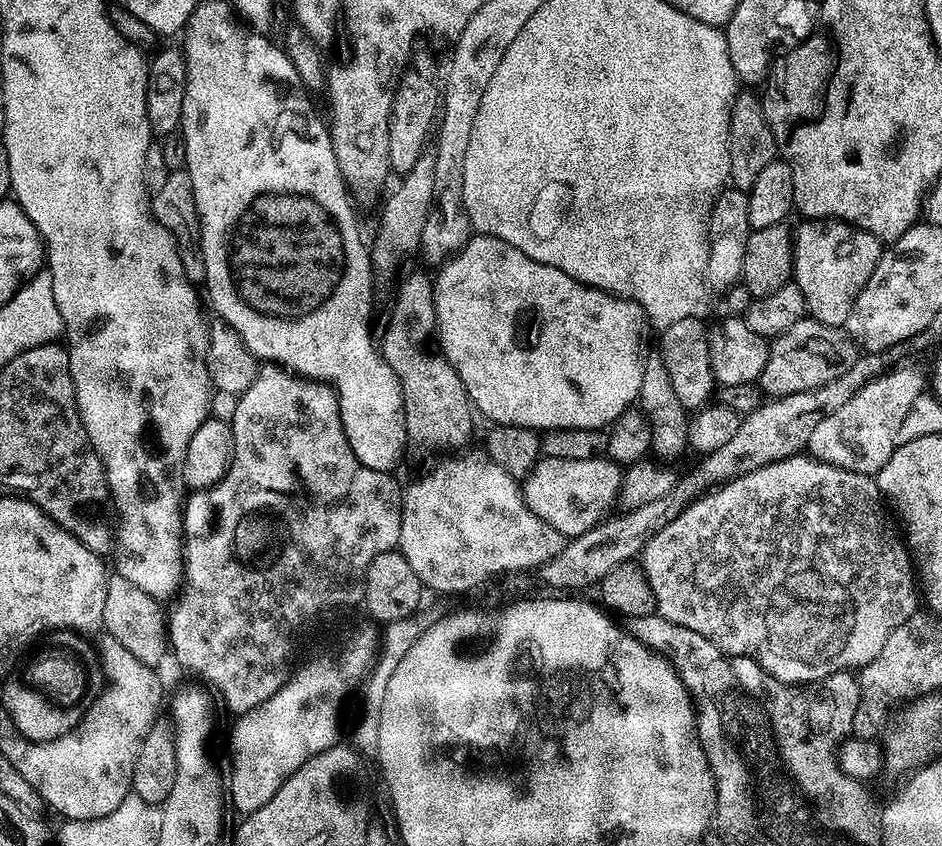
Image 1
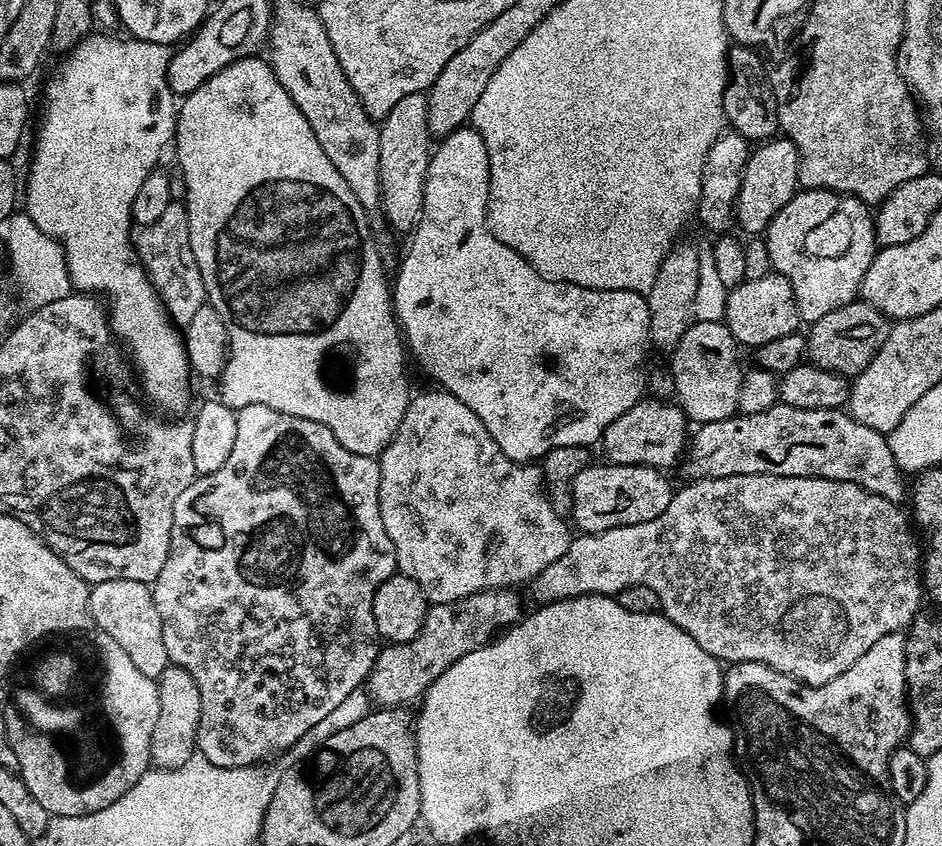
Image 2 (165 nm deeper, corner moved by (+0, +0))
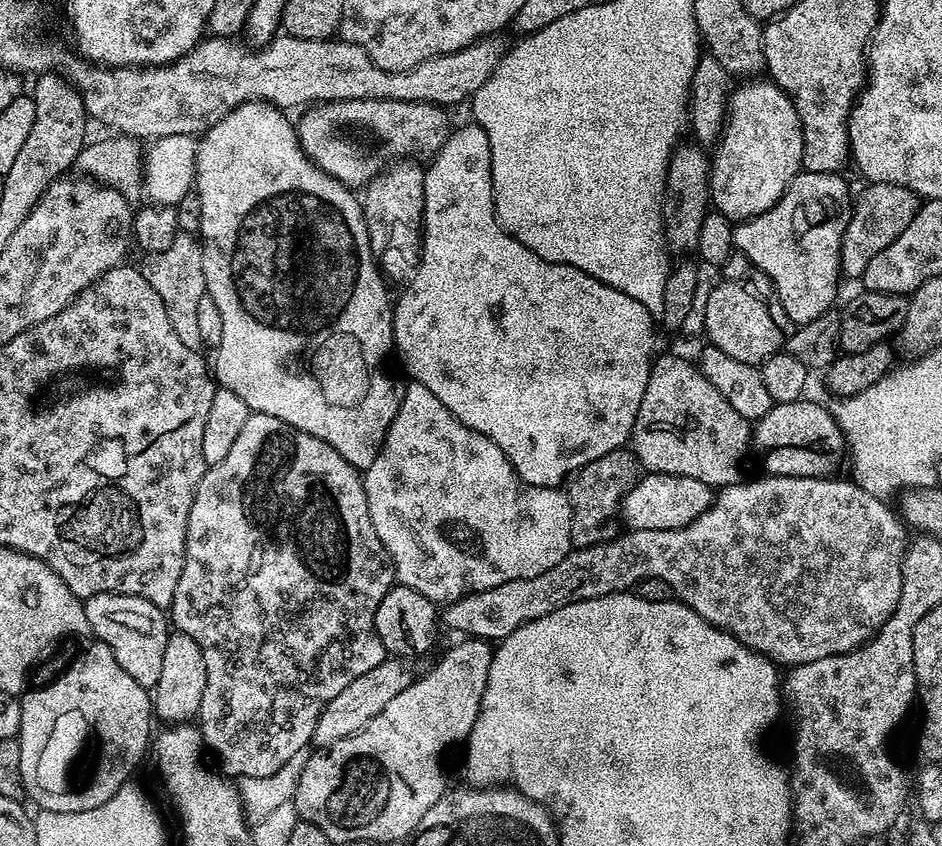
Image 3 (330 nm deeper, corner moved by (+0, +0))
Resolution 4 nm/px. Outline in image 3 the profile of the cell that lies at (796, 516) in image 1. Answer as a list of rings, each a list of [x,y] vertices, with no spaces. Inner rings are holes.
[[[761,475],[761,480],[745,479],[739,484],[731,484],[719,489],[715,493],[712,507],[707,508],[694,522],[690,522],[681,528],[674,530],[628,530],[625,536],[617,540],[601,539],[588,548],[576,548],[568,553],[558,566],[550,566],[546,574],[538,574],[534,578],[518,578],[514,582],[502,582],[502,586],[494,586],[490,590],[472,592],[447,605],[442,612],[442,624],[453,628],[456,632],[464,632],[465,637],[489,642],[505,640],[518,626],[526,622],[534,622],[534,618],[542,618],[542,614],[550,614],[550,610],[558,610],[562,606],[570,606],[574,602],[582,602],[590,598],[602,598],[606,594],[626,592],[635,589],[641,580],[646,578],[662,578],[662,582],[670,585],[673,597],[682,601],[690,610],[694,610],[703,620],[710,622],[715,628],[721,628],[728,632],[738,642],[742,642],[753,652],[775,662],[777,665],[795,666],[814,662],[818,658],[830,658],[843,652],[852,652],[860,645],[871,640],[876,631],[892,616],[892,611],[898,606],[898,598],[902,594],[902,564],[904,562],[904,550],[910,543],[906,525],[895,511],[887,508],[885,501],[879,496],[870,494],[852,483],[851,479],[844,478],[798,478],[797,476],[769,476]]]

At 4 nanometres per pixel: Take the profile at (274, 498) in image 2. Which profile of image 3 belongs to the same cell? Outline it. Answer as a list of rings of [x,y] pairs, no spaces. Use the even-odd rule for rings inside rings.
[[[253,412],[246,418],[233,448],[226,453],[220,464],[207,469],[202,482],[198,482],[194,502],[190,506],[190,518],[186,526],[186,554],[182,566],[182,578],[178,578],[178,590],[174,590],[174,602],[170,609],[170,620],[175,631],[190,634],[198,646],[202,646],[202,658],[206,658],[206,688],[202,693],[198,713],[198,727],[204,739],[205,749],[216,755],[219,771],[228,778],[261,778],[272,775],[286,766],[297,752],[312,744],[314,726],[322,710],[354,678],[362,678],[366,670],[374,670],[386,659],[382,642],[374,626],[374,614],[378,602],[394,586],[392,559],[382,546],[370,522],[370,510],[366,506],[366,490],[363,475],[322,438],[306,434],[282,418],[270,418],[270,414]]]

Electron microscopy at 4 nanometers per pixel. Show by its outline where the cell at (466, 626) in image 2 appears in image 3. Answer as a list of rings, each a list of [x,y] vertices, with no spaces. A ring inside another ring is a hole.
[[[386,658],[381,664],[374,666],[374,670],[366,670],[362,678],[354,678],[354,682],[350,682],[350,686],[346,686],[346,690],[342,690],[342,694],[338,694],[338,698],[334,698],[322,710],[318,726],[314,726],[312,744],[317,749],[328,748],[334,742],[366,728],[374,717],[386,710],[395,696],[402,694],[406,686],[416,681],[417,669],[412,669],[408,664],[411,663],[404,658]]]

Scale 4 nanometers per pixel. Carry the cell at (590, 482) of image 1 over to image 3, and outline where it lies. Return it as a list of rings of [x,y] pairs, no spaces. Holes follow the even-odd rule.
[[[649,472],[641,475],[636,484],[620,502],[619,515],[624,516],[632,530],[674,530],[694,522],[707,508],[712,507],[714,490],[698,478],[686,478],[678,474]]]

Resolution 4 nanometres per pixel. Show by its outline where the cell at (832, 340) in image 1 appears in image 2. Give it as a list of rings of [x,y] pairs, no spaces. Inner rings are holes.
[[[854,299],[846,306],[838,306],[838,310],[830,310],[830,314],[814,321],[809,327],[812,329],[807,329],[807,359],[820,368],[855,378],[870,366],[874,354],[878,354],[882,342],[886,342],[889,327],[889,321],[877,308],[865,300]]]

